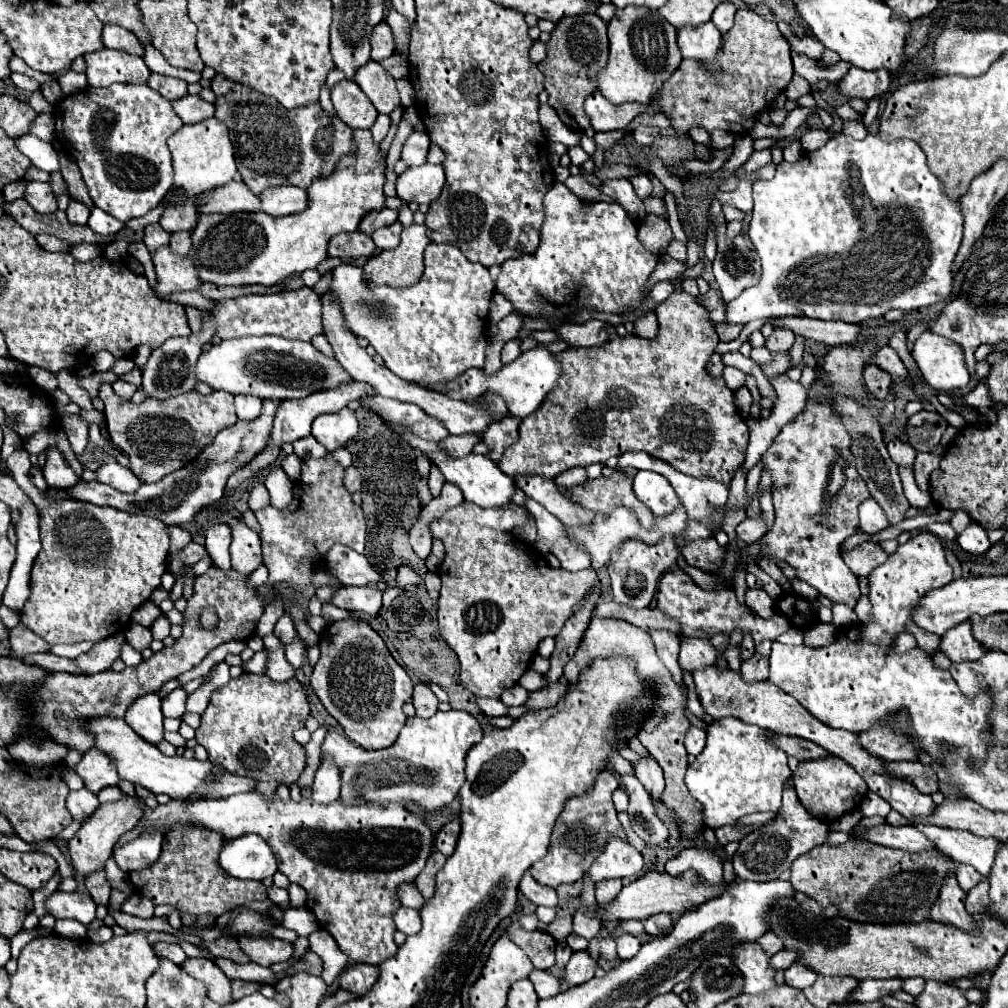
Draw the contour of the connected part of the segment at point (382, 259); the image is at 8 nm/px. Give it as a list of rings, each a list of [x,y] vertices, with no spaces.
[[[412,224],[402,230],[402,242],[394,250],[380,252],[364,264],[366,284],[386,284],[392,288],[412,286],[424,272],[424,248],[430,244],[428,228]]]

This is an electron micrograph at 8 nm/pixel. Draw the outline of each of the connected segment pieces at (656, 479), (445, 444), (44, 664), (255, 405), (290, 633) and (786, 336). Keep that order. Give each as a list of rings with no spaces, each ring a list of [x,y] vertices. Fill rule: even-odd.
[[[638,470],[634,476],[634,492],[652,510],[656,518],[668,516],[682,506],[674,488],[670,488],[670,482],[656,472]]]
[[[464,434],[464,436],[448,436],[440,444],[442,448],[446,448],[446,452],[450,452],[450,456],[468,456],[476,442],[480,442],[480,438]]]
[[[46,652],[46,654],[30,654],[30,656],[26,656],[24,662],[26,662],[26,664],[36,664],[36,666],[48,670],[48,672],[82,674],[82,672],[78,672],[78,666],[74,664],[74,660],[70,660],[70,658],[60,658],[60,656],[50,654],[50,652]]]
[[[236,396],[234,398],[234,406],[236,406],[236,416],[242,422],[250,422],[254,418],[260,416],[260,408],[262,408],[262,400],[254,398],[254,396]]]
[[[285,613],[279,618],[274,627],[274,633],[282,642],[282,644],[288,645],[297,636],[297,632],[291,617]]]
[[[774,330],[772,336],[766,340],[766,348],[770,350],[770,354],[786,352],[792,348],[792,344],[794,344],[794,334],[790,330]]]

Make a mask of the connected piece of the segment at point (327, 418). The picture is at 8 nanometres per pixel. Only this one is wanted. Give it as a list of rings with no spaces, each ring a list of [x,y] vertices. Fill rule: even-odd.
[[[342,408],[336,414],[322,414],[312,424],[312,436],[330,452],[342,448],[358,434],[358,420],[352,410]]]

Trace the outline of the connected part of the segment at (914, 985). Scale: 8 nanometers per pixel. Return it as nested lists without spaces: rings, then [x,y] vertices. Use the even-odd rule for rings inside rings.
[[[908,978],[908,980],[904,980],[904,992],[918,996],[924,990],[924,984],[926,984],[926,980],[922,980],[922,978]]]

